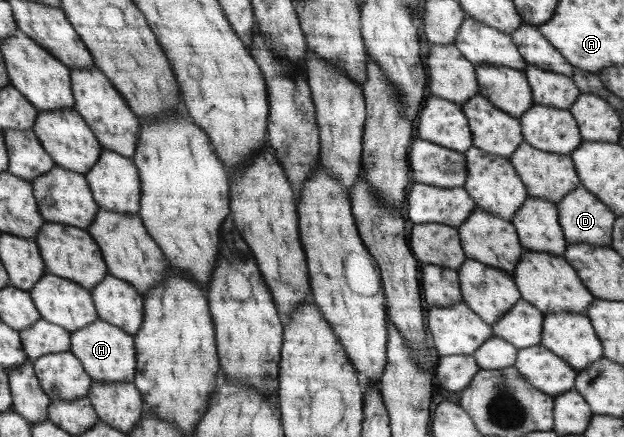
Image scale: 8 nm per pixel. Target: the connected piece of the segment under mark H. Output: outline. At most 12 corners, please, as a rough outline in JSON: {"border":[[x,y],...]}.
{"border":[[97,319],[70,333],[91,381],[130,383],[133,336]]}

